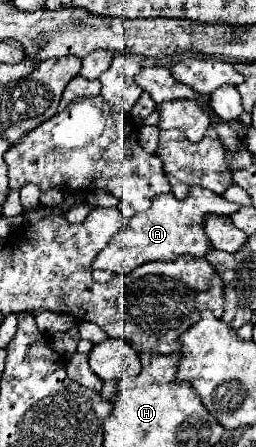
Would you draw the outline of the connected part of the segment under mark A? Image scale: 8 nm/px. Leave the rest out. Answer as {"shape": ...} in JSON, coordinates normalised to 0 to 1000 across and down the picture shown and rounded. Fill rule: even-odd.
{"shape":[[[750,421],[727,447],[688,447],[680,434],[609,438],[609,447],[570,474],[516,483],[500,492],[500,506],[422,541],[422,550],[367,577],[359,600],[430,604],[445,613],[508,613],[547,591],[594,582],[688,582],[711,568],[750,568],[766,577],[797,573],[828,555],[797,519],[797,488],[813,479],[898,483],[930,465],[930,456],[891,452],[867,438],[828,434],[797,421]]]}

